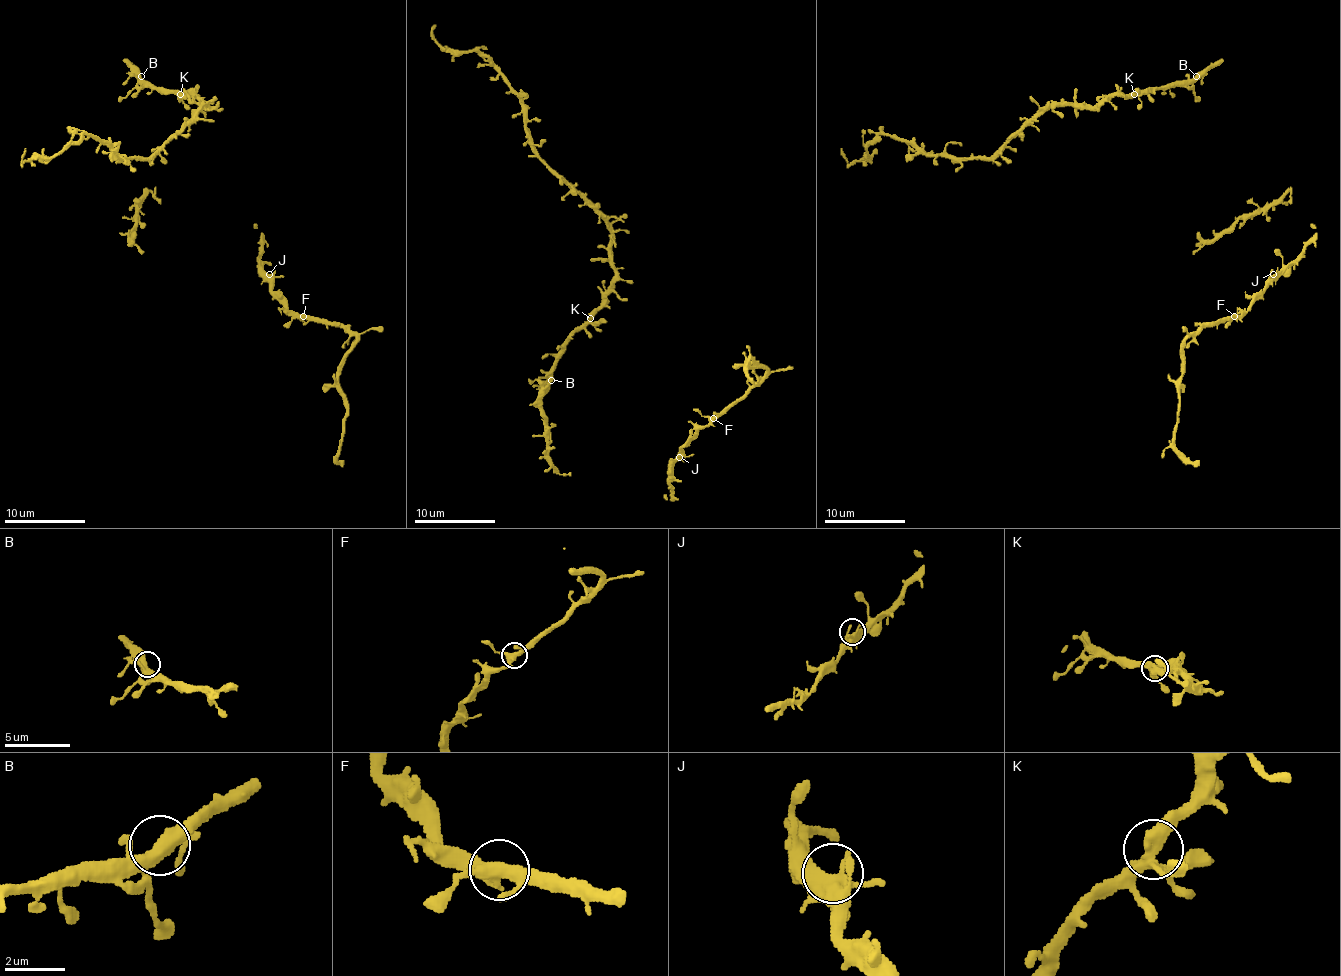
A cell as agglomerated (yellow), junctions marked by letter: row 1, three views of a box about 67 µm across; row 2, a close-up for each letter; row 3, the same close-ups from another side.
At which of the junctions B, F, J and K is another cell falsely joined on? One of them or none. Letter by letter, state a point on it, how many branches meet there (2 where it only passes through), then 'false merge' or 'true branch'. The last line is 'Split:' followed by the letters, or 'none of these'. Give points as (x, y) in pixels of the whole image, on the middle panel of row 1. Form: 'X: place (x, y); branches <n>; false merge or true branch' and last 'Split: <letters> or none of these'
B: place (551, 380); branches 4; true branch
F: place (713, 418); branches 5; true branch
J: place (679, 457); branches 5; true branch
K: place (590, 318); branches 5; true branch
Split: none of these

